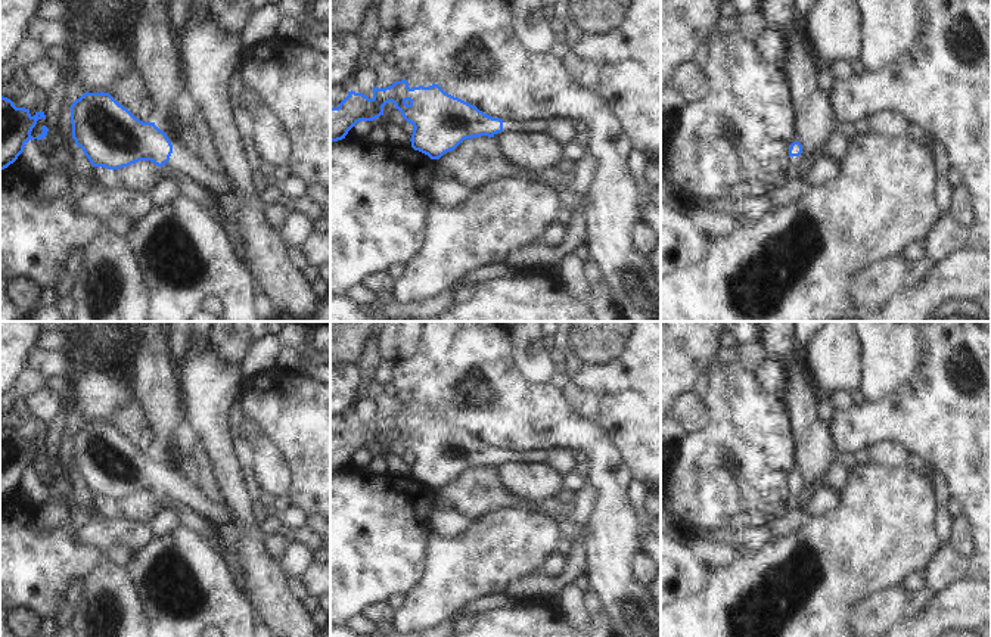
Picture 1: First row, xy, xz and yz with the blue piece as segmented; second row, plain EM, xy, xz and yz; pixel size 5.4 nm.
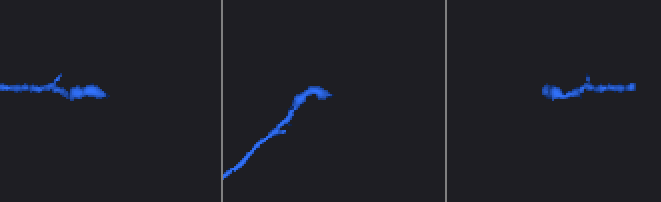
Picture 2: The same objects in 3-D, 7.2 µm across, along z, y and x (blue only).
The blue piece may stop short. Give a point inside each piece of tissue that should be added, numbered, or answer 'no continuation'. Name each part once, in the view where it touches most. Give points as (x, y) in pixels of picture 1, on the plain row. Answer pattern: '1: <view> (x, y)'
1: xy (183, 490)

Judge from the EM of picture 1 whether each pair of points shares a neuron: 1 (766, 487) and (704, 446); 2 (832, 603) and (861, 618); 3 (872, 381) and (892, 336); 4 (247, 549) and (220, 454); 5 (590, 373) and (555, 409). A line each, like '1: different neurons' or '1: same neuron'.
1: same neuron
2: different neurons
3: same neuron
4: same neuron
5: different neurons

